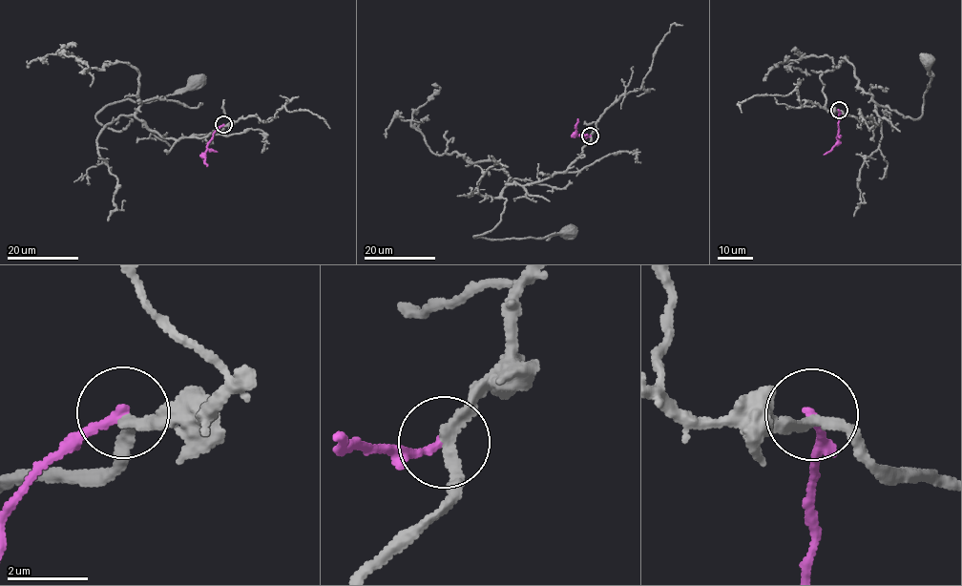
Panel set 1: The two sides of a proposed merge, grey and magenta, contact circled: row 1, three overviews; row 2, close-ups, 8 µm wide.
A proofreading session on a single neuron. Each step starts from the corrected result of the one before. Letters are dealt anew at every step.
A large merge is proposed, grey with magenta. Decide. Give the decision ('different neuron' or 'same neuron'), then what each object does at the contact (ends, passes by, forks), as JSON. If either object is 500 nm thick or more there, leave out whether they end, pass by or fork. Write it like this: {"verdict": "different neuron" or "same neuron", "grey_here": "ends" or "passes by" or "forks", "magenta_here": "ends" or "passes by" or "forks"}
{"verdict": "different neuron", "grey_here": "passes by", "magenta_here": "ends"}

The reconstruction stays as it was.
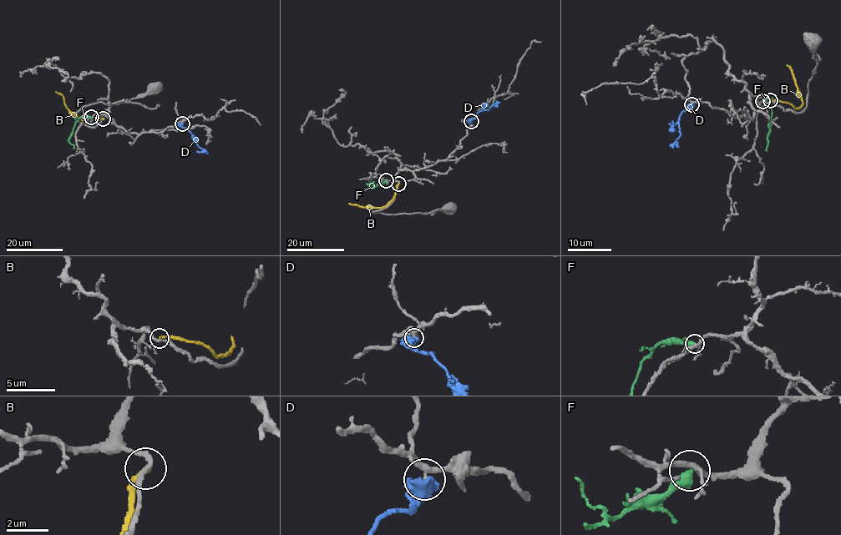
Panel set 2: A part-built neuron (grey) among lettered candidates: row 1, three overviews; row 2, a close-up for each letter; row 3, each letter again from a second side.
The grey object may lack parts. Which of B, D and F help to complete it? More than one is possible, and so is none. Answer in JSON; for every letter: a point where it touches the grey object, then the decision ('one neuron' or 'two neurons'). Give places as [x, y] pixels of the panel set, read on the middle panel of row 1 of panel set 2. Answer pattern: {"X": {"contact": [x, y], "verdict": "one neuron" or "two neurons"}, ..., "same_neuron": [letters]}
{"B": {"contact": [398, 184], "verdict": "two neurons"}, "D": {"contact": [471, 121], "verdict": "two neurons"}, "F": {"contact": [386, 180], "verdict": "two neurons"}, "same_neuron": []}

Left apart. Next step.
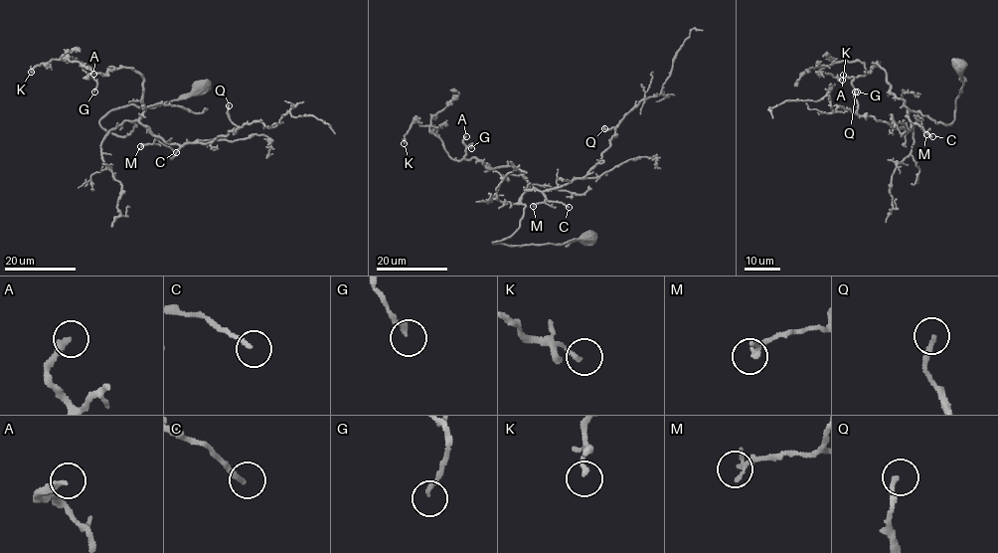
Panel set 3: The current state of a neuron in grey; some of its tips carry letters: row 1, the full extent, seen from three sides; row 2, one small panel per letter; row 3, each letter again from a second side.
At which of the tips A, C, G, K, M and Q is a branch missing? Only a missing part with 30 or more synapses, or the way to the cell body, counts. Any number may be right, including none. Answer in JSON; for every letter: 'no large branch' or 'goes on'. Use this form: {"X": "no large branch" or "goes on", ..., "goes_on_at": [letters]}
{"A": "goes on", "C": "no large branch", "G": "goes on", "K": "no large branch", "M": "no large branch", "Q": "no large branch", "goes_on_at": ["A", "G"]}

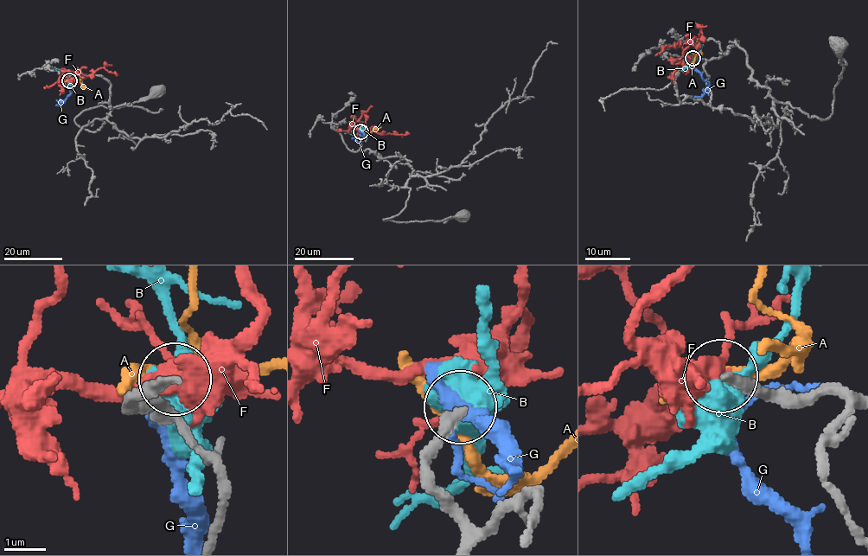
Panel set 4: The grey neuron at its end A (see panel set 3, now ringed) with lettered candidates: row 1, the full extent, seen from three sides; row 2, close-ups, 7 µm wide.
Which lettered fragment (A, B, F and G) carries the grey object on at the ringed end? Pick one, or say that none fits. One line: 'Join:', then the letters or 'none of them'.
Join: F

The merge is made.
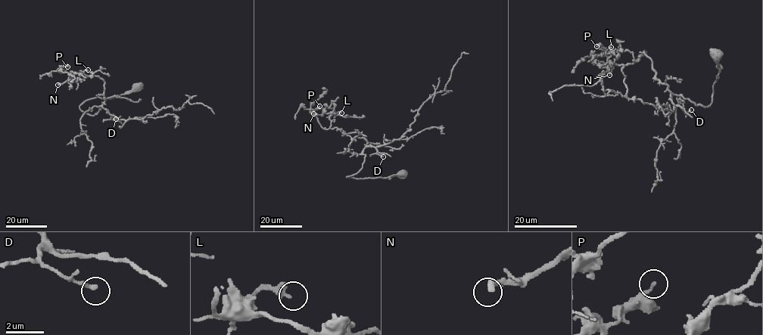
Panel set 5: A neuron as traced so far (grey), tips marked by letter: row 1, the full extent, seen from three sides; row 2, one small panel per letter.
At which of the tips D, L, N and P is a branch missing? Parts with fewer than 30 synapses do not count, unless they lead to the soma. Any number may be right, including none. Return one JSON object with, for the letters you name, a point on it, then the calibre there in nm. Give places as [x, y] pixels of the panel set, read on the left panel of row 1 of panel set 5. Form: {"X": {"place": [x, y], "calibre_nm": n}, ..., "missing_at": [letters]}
{"N": {"place": [57, 85], "calibre_nm": 320}, "missing_at": ["N"]}

